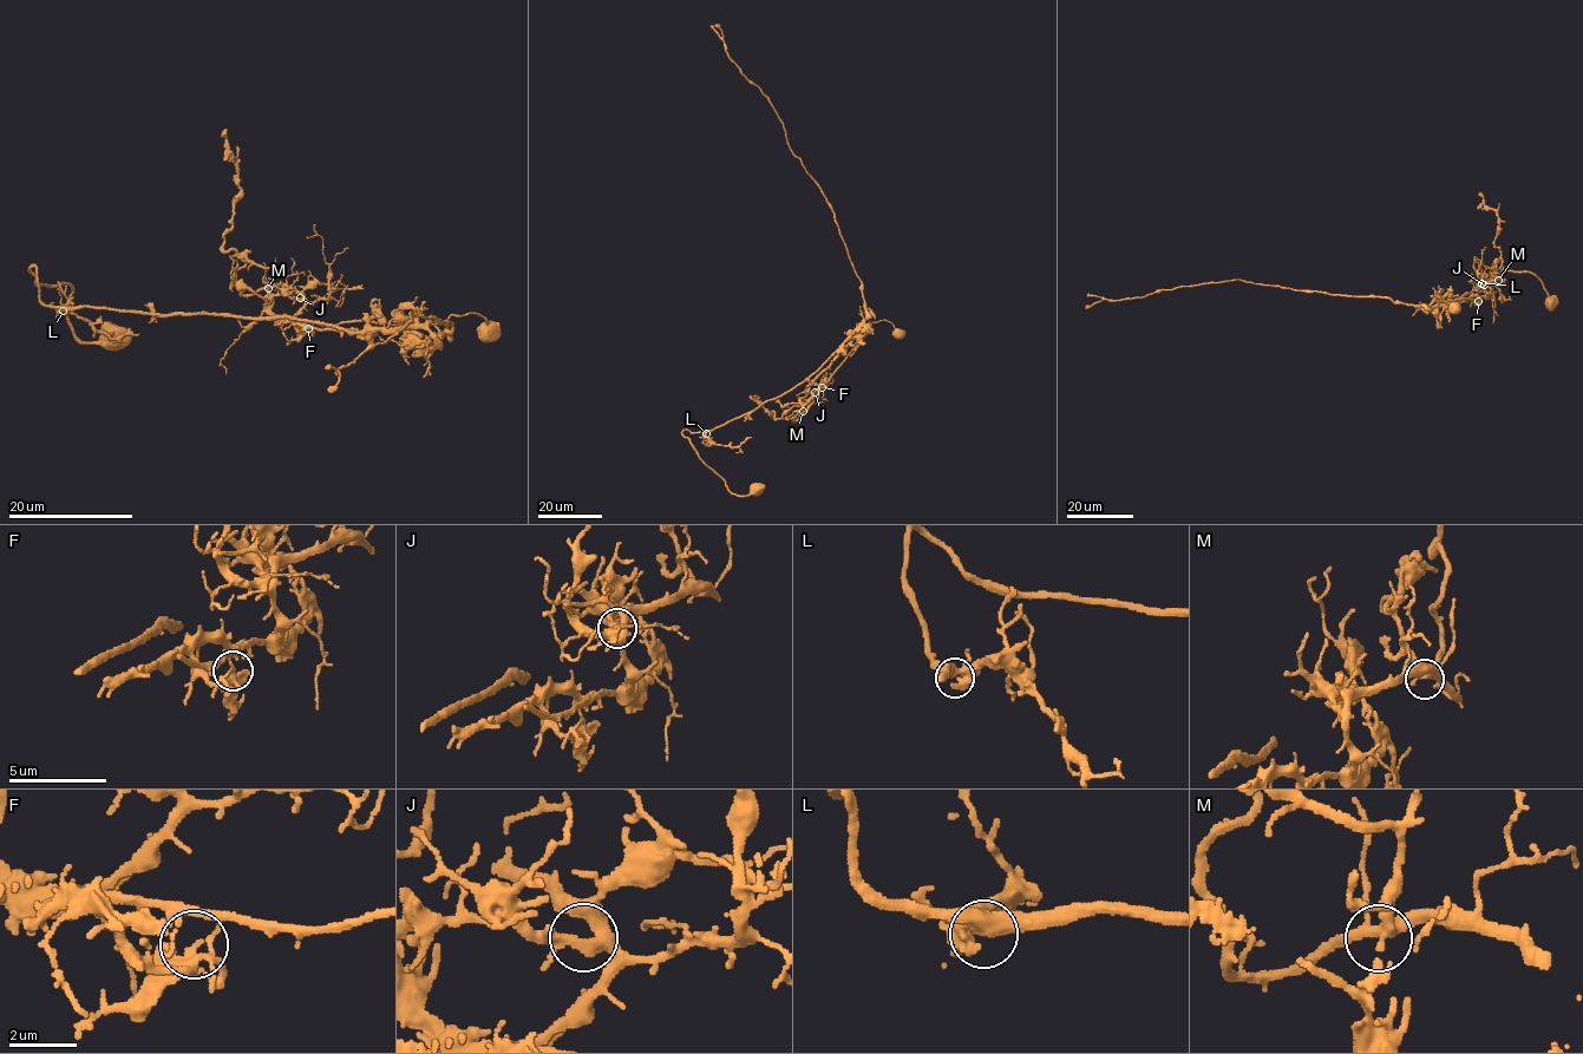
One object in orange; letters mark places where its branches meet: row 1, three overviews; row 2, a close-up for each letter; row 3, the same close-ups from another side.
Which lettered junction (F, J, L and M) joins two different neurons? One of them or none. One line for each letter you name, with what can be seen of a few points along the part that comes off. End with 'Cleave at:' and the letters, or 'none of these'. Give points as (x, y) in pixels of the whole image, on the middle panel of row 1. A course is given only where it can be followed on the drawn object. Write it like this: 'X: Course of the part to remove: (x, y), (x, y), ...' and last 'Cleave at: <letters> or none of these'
F: Course of the part to remove: (822, 387), (793, 419), (774, 419), (774, 412), (750, 397)
Cleave at: F

